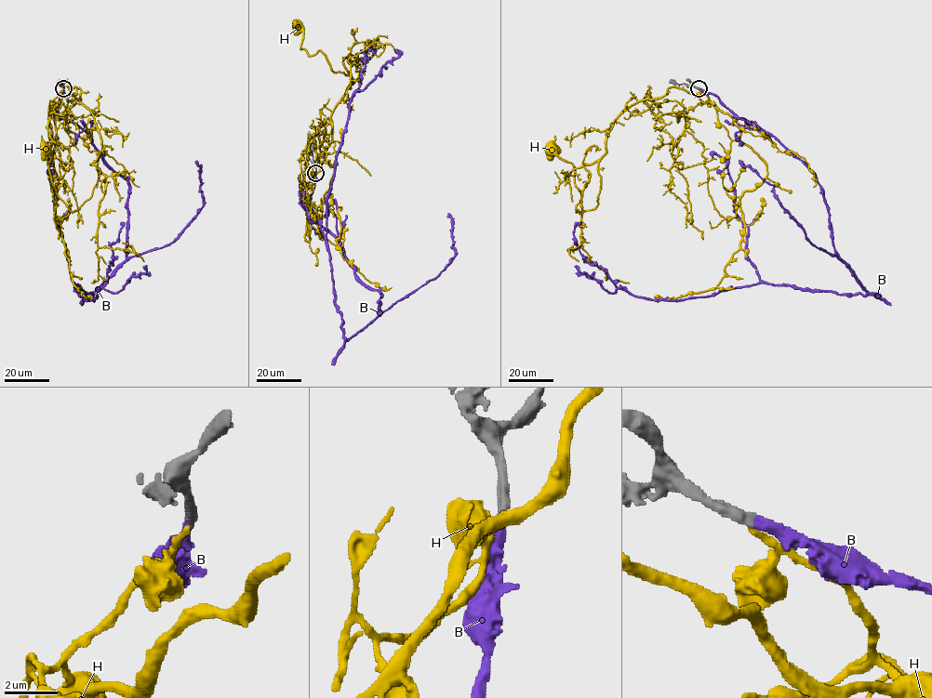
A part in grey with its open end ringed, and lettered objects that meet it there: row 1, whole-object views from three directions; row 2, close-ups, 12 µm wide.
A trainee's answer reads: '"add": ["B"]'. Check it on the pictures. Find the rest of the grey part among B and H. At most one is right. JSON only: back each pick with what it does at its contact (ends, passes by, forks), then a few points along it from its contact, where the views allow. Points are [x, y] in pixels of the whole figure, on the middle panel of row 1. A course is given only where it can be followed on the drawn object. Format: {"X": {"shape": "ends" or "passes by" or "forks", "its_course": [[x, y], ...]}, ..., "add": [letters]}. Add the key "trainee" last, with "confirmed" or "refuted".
{"B": {"shape": "ends", "its_course": [[315, 172], [310, 209], [353, 273], [381, 294], [379, 314], [346, 340], [326, 201], [363, 52], [373, 55]]}, "add": ["B"], "trainee": "confirmed"}

